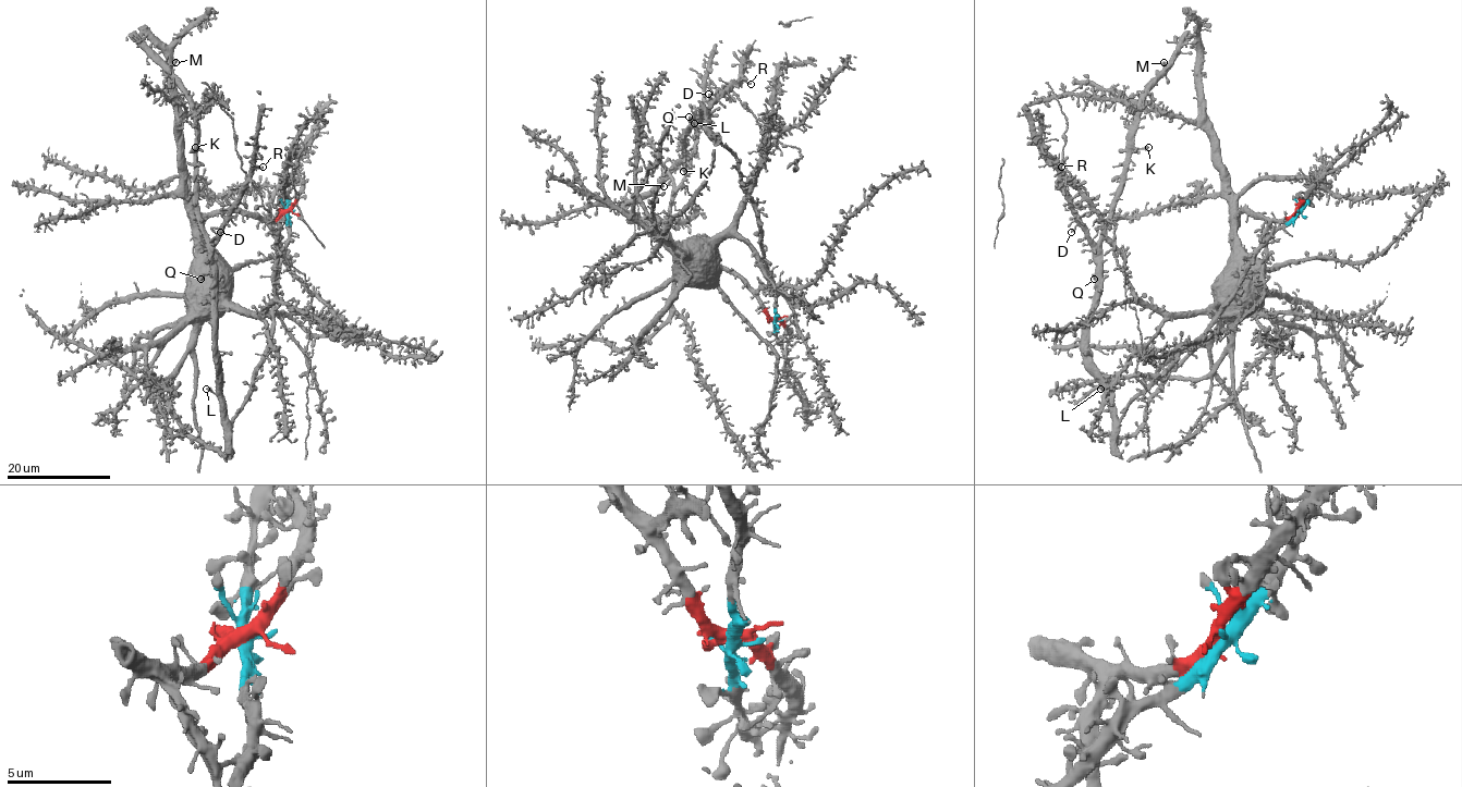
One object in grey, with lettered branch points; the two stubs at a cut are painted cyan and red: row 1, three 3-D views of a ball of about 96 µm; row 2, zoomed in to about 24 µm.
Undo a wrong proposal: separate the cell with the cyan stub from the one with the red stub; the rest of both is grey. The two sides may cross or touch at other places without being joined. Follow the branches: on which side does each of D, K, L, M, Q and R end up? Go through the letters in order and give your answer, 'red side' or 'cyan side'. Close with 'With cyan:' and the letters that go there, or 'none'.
D: cyan side
K: cyan side
L: cyan side
M: cyan side
Q: cyan side
R: cyan side
With cyan: D, K, L, M, Q, R

